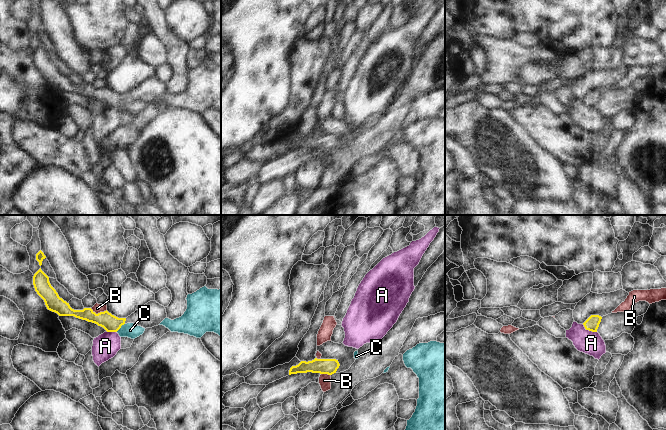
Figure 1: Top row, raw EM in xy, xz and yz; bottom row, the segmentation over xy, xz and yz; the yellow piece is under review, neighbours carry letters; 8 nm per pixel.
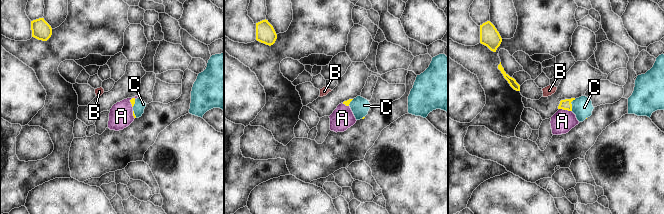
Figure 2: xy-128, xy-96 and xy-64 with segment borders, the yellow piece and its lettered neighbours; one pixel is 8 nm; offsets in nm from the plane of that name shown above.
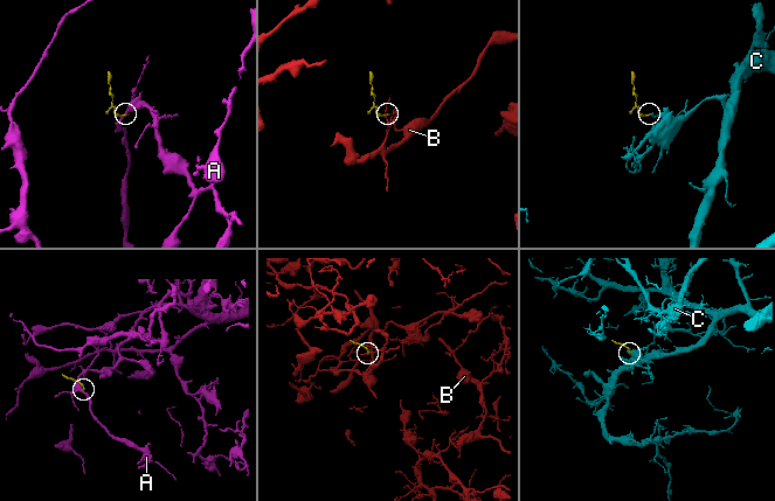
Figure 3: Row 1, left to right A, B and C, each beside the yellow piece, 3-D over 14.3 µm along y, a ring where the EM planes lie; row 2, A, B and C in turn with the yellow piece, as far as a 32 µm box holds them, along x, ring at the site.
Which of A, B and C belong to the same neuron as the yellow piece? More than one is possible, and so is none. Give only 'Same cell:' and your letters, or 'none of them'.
Same cell: C

